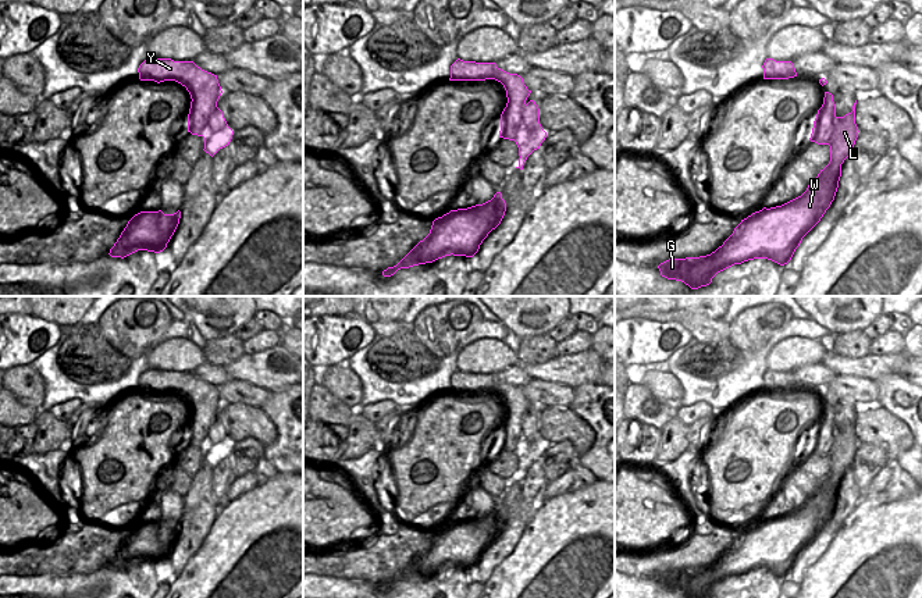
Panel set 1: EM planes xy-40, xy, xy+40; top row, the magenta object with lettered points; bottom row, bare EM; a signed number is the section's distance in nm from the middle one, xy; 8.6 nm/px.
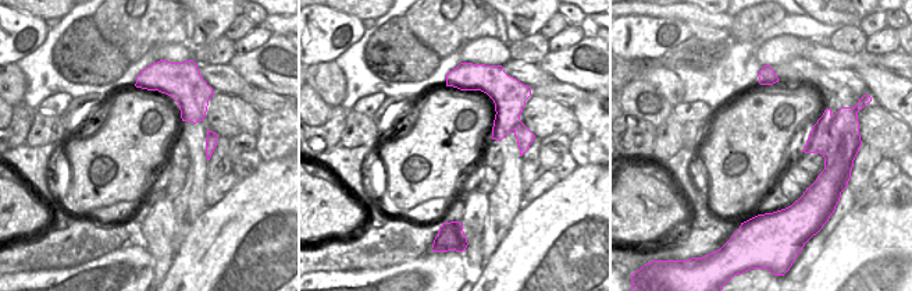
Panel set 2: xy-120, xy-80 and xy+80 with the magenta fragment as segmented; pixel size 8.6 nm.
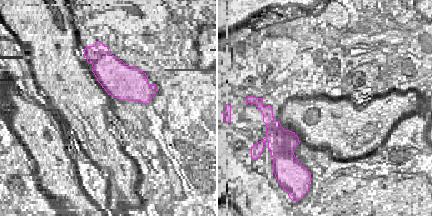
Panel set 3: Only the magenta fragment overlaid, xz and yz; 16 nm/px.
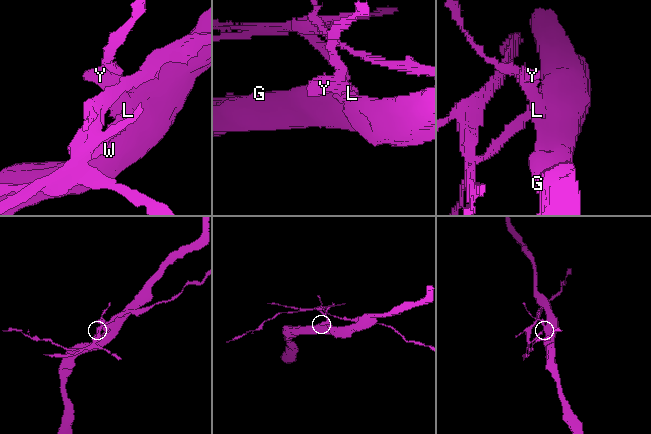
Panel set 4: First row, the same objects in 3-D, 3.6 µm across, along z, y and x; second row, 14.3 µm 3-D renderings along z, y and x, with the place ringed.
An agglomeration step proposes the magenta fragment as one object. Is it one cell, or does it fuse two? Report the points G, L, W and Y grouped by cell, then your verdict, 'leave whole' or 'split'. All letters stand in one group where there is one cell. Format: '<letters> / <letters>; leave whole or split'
G L W / Y; split

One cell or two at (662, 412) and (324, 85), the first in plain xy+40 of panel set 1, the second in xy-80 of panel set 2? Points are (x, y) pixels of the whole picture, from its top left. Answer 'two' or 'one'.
two

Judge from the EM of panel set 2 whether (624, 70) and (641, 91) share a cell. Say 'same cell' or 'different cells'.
different cells

